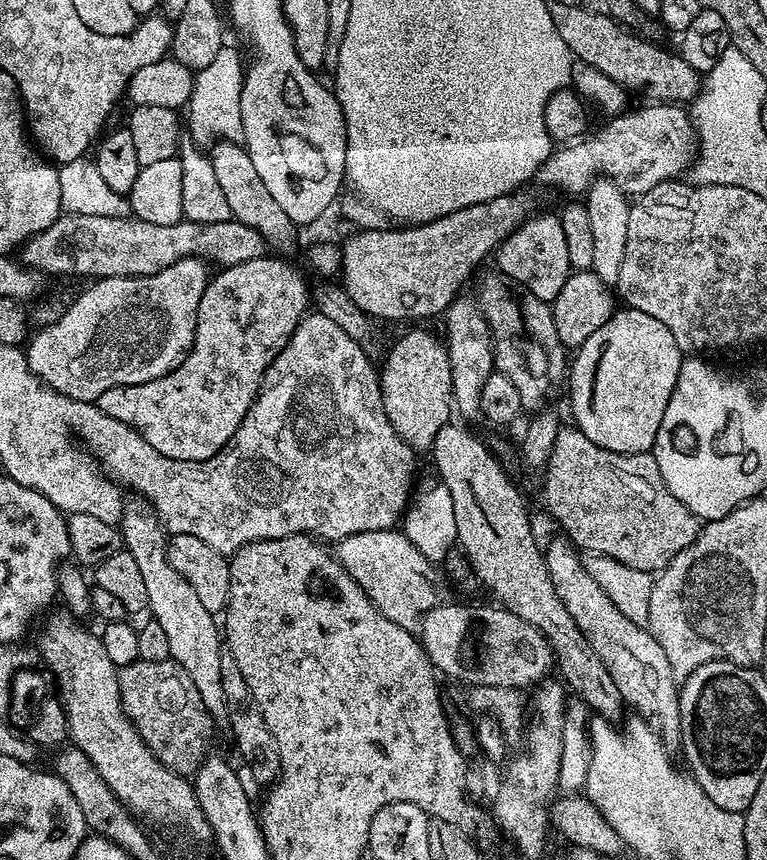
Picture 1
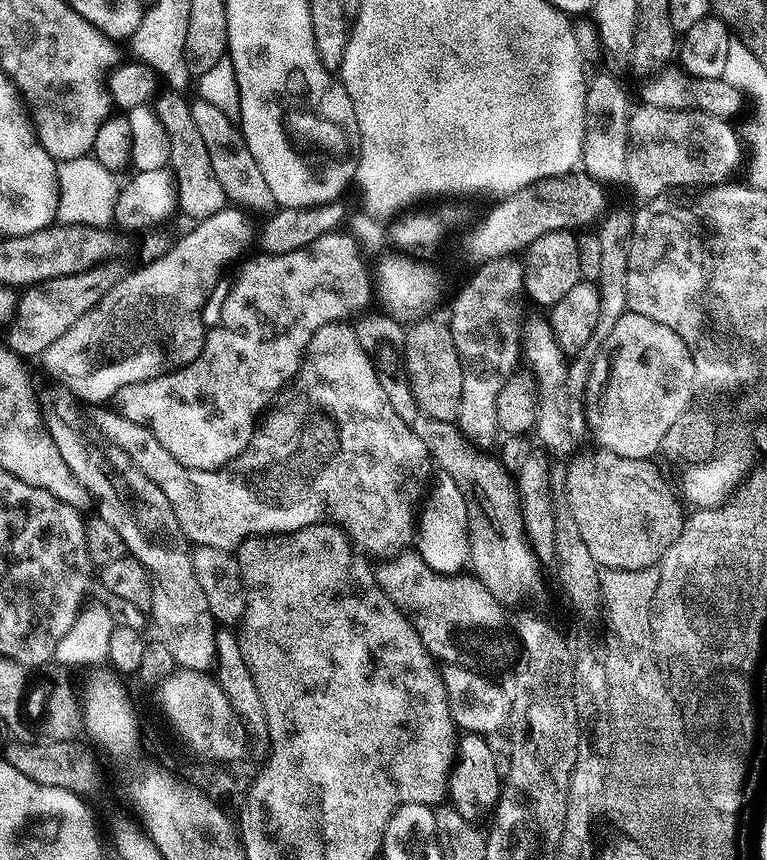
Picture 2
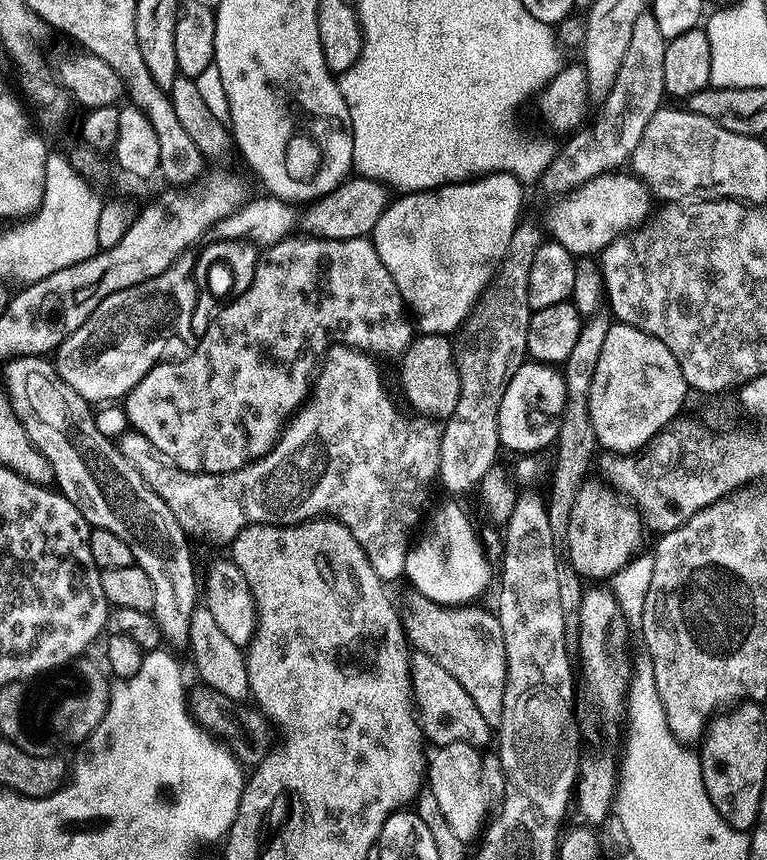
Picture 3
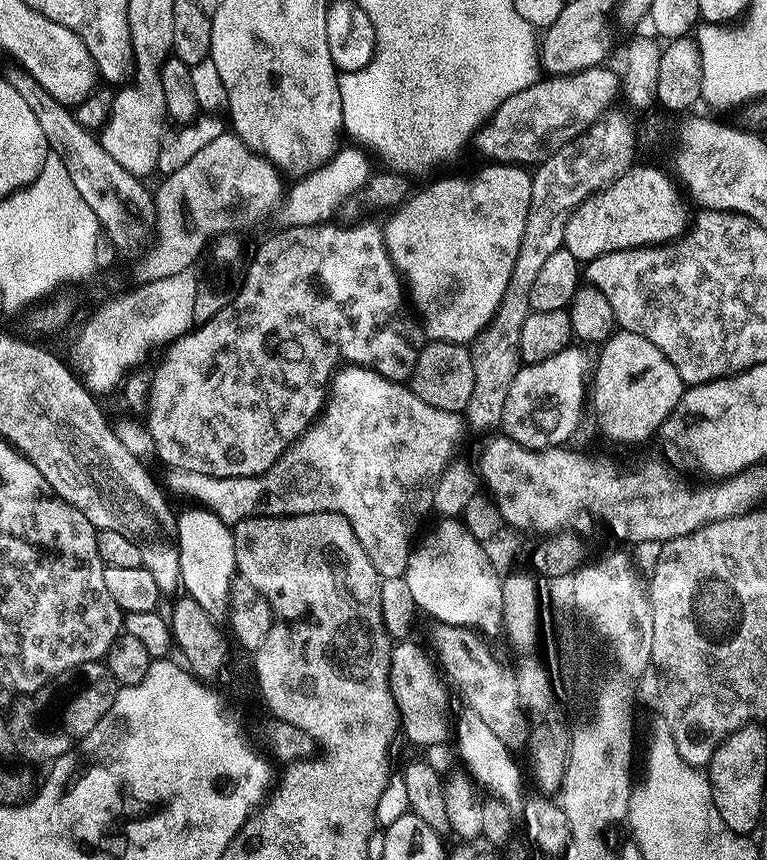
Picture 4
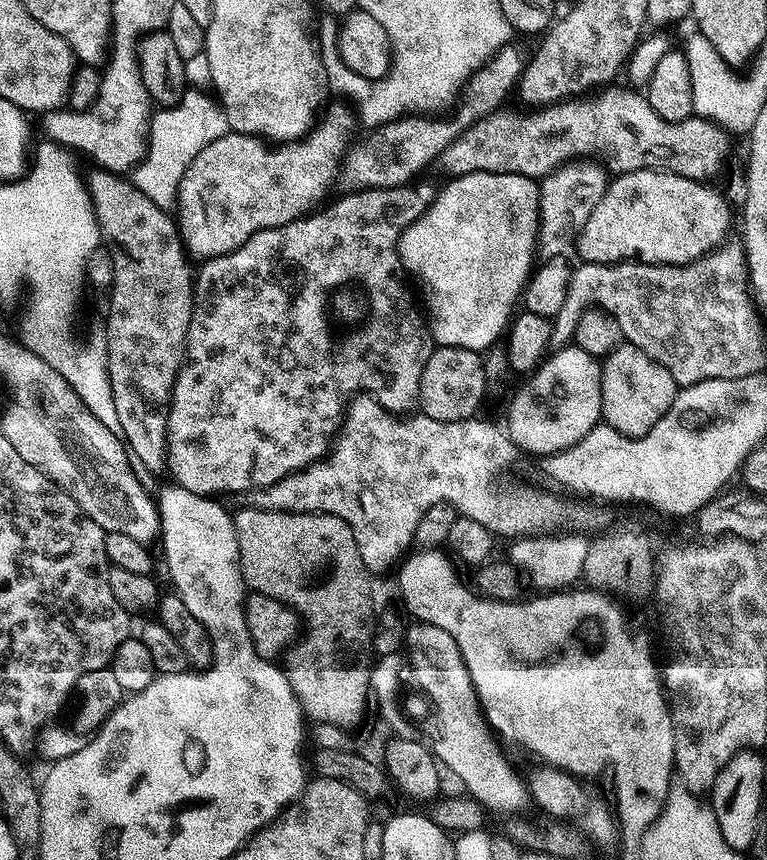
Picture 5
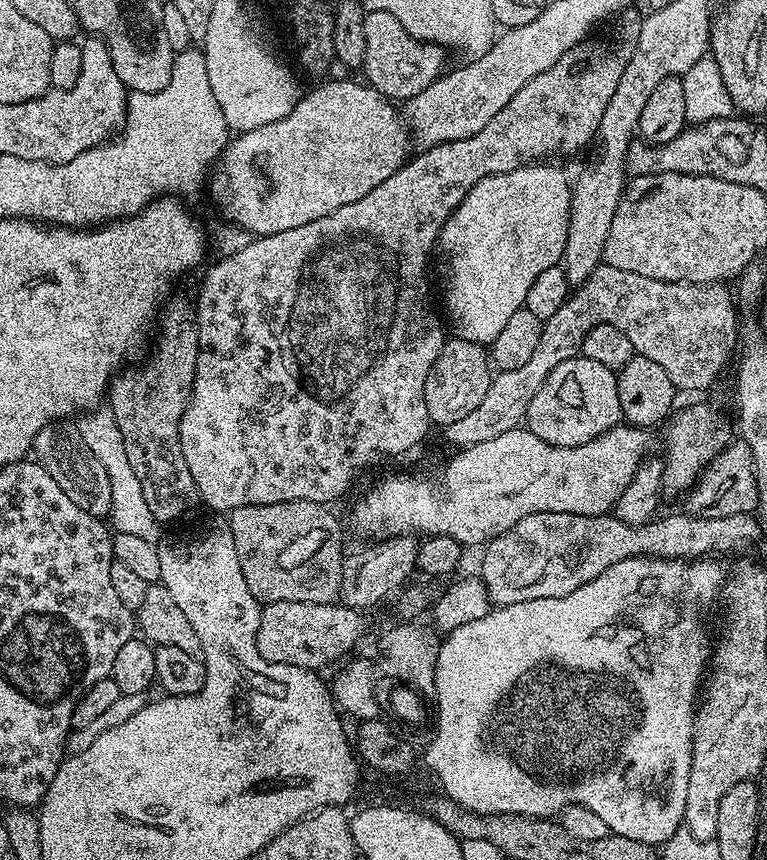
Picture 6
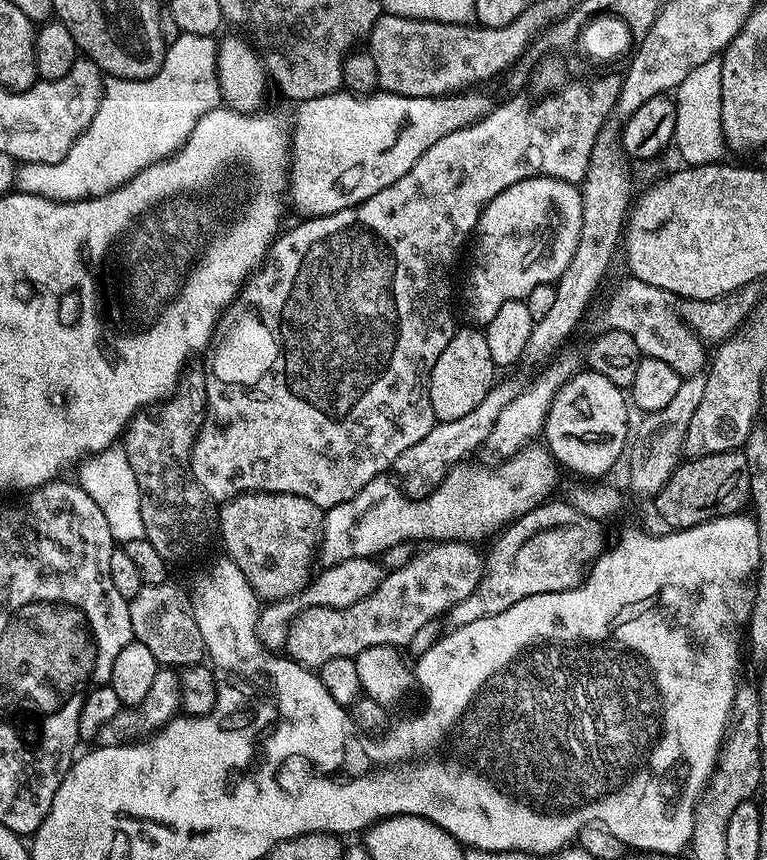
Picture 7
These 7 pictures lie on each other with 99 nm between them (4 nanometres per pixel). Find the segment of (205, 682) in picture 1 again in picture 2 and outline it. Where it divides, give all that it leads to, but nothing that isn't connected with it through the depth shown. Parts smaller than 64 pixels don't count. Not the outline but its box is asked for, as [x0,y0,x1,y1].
[38,386,216,672]

